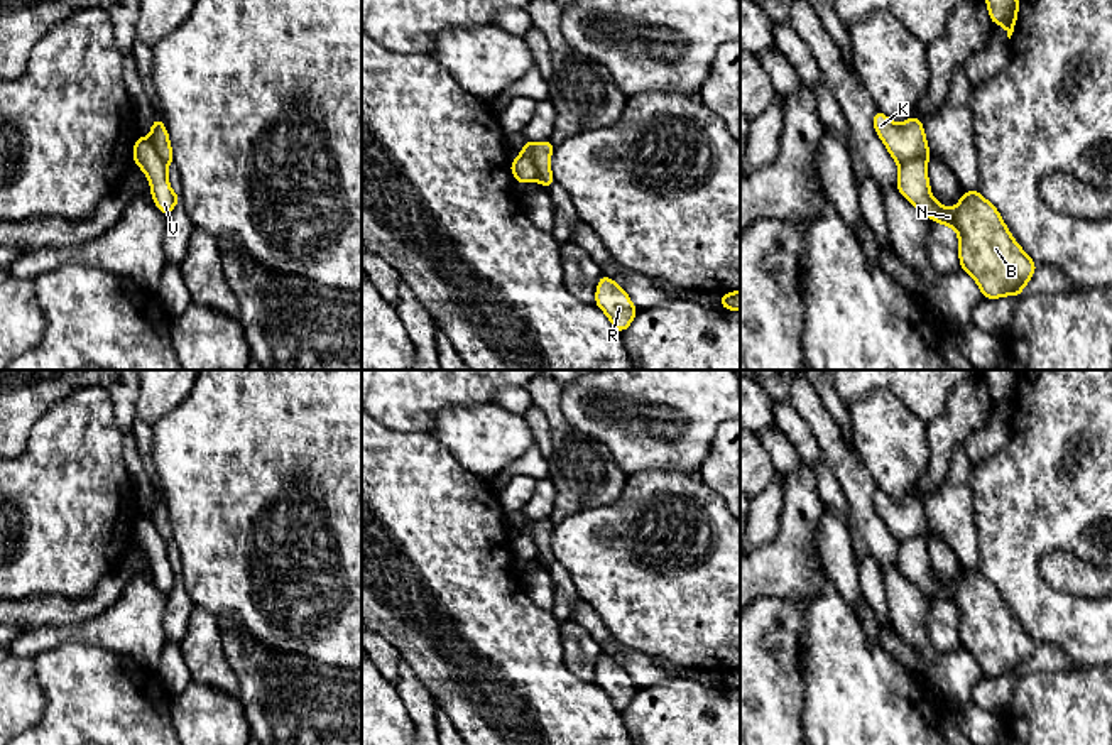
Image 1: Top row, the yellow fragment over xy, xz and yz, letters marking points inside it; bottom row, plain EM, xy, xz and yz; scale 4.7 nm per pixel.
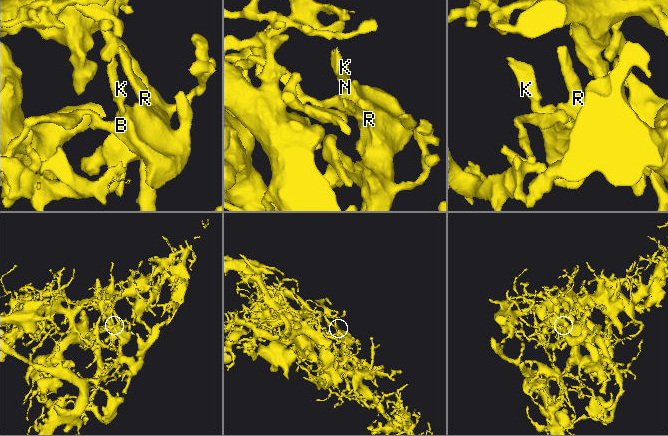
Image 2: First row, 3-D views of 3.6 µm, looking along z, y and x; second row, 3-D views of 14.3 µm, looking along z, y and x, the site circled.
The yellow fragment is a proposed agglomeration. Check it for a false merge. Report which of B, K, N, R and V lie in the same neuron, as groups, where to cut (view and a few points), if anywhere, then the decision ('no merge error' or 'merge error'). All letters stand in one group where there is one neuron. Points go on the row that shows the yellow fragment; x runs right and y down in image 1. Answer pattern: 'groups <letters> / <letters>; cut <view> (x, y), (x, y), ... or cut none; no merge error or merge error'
groups B N R V / K; cut xz (521, 154), (531, 157), (538, 179); merge error

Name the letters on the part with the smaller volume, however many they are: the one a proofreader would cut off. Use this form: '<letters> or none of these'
K

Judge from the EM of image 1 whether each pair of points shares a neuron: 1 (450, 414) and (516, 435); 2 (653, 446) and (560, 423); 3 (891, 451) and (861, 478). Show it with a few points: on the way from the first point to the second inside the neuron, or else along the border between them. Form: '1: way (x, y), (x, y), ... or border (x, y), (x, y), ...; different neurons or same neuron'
1: way (467, 421), (482, 435), (499, 435); same neuron
2: border (561, 387), (561, 414), (575, 428), (605, 446); different neurons
3: border (855, 448), (876, 487); different neurons

